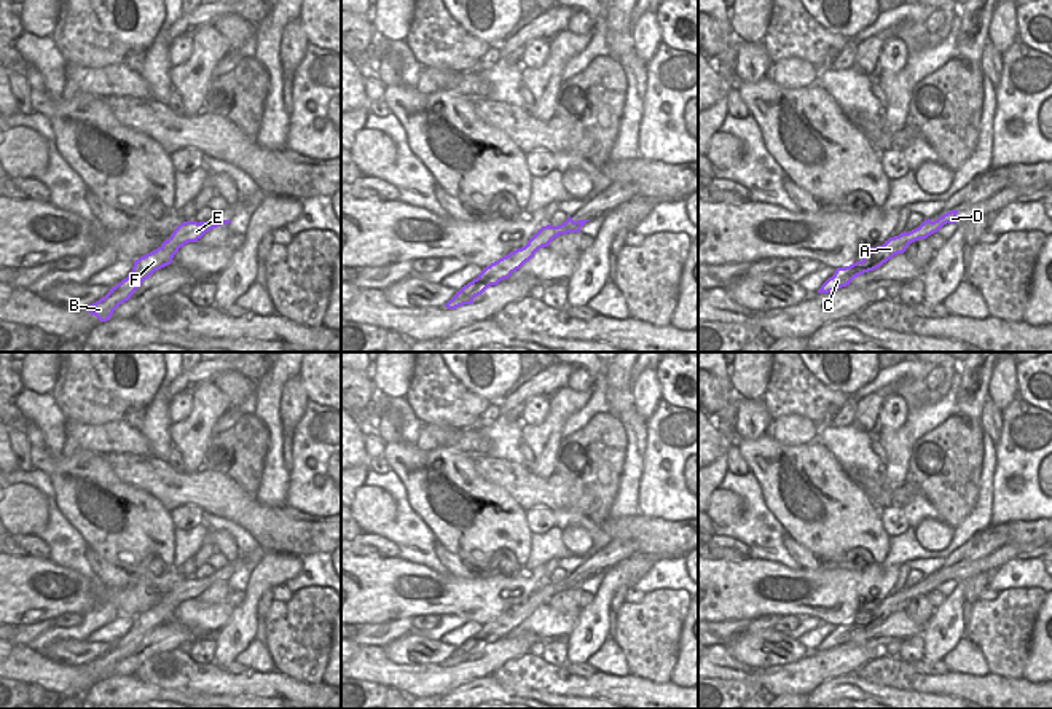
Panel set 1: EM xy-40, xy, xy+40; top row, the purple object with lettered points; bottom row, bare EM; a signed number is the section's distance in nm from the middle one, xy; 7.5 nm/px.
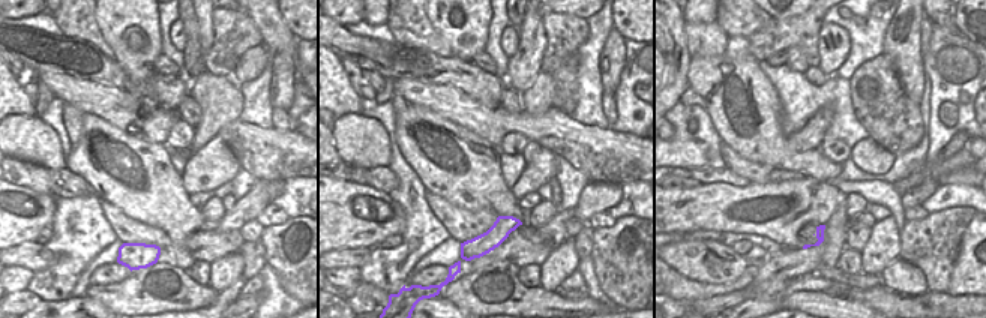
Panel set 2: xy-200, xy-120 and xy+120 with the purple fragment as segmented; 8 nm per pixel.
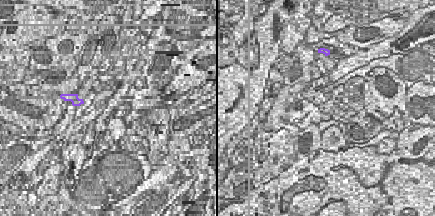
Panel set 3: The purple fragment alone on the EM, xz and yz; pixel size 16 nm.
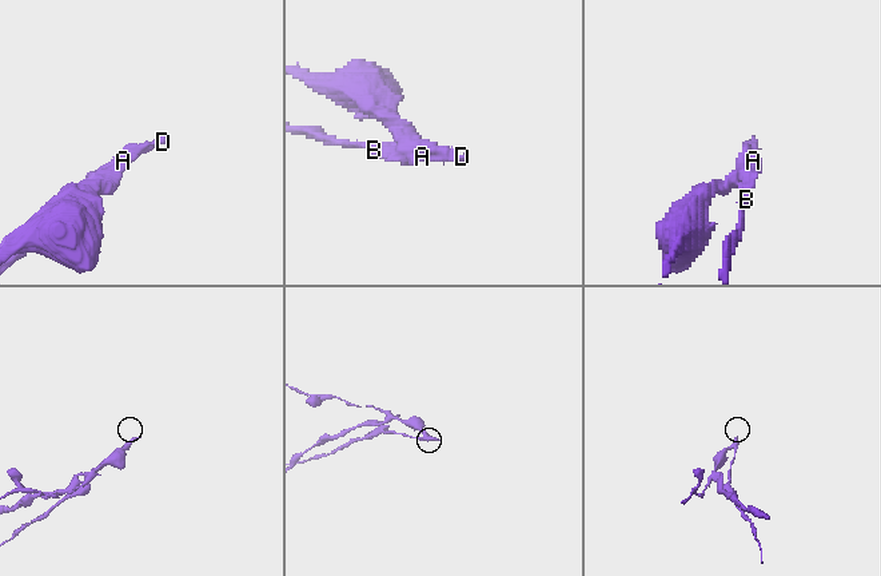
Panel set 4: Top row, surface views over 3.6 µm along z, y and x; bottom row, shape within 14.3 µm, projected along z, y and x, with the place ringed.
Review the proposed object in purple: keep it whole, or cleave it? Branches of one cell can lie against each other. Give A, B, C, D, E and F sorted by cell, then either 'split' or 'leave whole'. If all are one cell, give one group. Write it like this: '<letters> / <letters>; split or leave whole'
A B C D F / E; split

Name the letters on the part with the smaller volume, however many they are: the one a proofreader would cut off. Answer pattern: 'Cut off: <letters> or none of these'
Cut off: A, B, C, D, F

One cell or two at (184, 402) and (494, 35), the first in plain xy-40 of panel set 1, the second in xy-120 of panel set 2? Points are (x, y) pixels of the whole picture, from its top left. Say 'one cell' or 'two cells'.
two cells

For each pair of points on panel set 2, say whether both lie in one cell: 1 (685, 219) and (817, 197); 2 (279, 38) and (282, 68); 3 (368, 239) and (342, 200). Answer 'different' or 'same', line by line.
1: same
2: different
3: same

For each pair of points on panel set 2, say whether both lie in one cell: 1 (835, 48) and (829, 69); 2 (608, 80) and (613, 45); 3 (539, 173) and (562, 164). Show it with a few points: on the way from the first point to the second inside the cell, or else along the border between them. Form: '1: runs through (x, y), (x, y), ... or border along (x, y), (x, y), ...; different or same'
1: runs through (833, 53), (829, 65); same
2: runs through (611, 71), (613, 54); same
3: border along (557, 156), (554, 177); different

